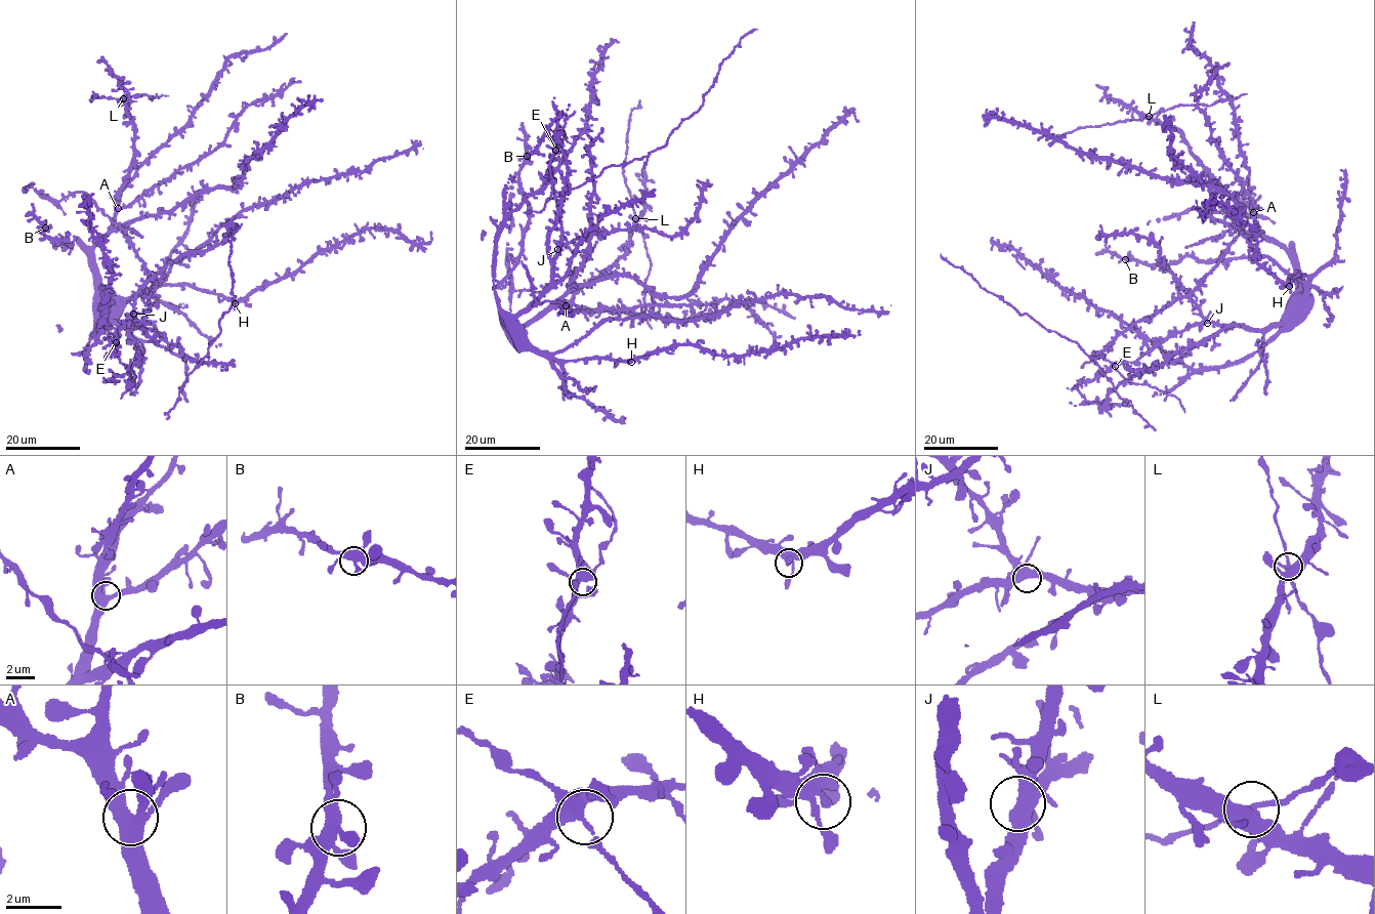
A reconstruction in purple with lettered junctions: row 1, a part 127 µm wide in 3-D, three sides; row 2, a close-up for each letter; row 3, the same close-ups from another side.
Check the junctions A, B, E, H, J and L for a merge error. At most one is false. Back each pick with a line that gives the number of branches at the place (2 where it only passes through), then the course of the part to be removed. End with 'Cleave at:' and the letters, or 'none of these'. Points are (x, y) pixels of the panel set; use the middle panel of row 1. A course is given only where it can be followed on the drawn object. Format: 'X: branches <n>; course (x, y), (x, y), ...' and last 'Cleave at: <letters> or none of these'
Cleave at: none of these

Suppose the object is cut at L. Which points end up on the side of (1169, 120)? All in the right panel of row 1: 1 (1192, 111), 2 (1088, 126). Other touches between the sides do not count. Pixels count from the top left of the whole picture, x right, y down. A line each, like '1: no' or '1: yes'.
1: yes
2: no

